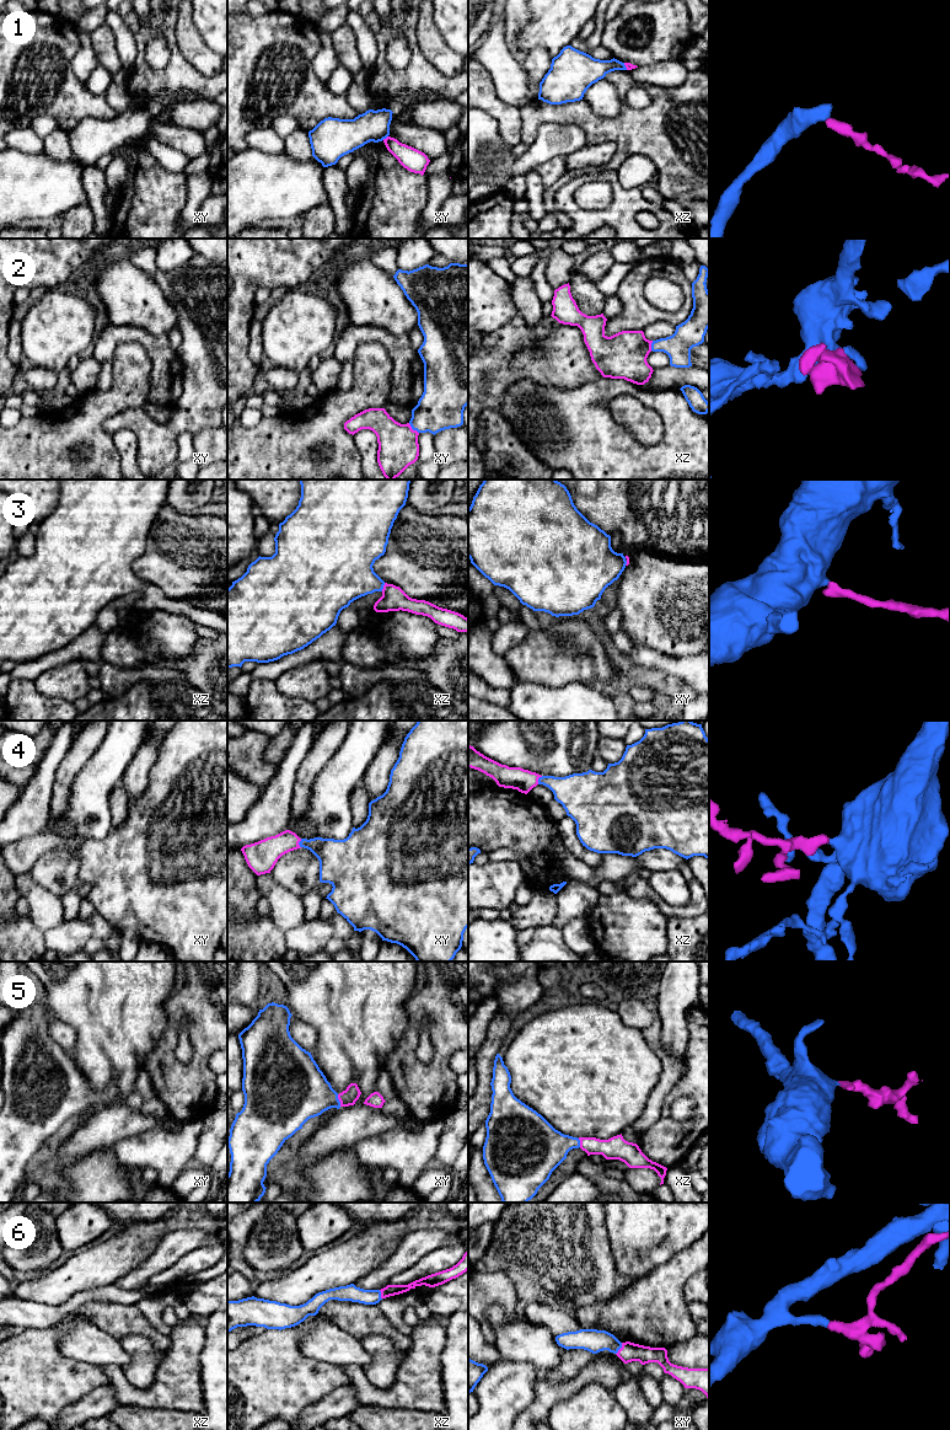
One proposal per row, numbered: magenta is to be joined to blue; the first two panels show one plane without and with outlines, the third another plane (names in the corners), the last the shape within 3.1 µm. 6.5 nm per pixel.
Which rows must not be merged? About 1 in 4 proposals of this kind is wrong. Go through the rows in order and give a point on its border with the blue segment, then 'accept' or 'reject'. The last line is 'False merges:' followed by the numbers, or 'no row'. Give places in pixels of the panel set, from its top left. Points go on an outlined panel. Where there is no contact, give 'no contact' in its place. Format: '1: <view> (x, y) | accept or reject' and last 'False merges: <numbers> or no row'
1: xy (385, 138) | reject
2: xy (413, 429) | accept
3: xz (382, 587) | accept
4: xz (538, 780) | accept
5: xy (338, 1101) | accept
6: xy (620, 1348) | accept
False merges: 1

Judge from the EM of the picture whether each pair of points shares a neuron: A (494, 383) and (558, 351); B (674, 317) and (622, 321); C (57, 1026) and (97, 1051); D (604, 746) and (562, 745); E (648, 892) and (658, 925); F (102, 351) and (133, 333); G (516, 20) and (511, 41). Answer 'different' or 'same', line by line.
A: same
B: same
C: different
D: different
E: different
F: same
G: same

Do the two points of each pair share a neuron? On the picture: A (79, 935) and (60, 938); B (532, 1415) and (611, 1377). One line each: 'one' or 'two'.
A: one
B: one

